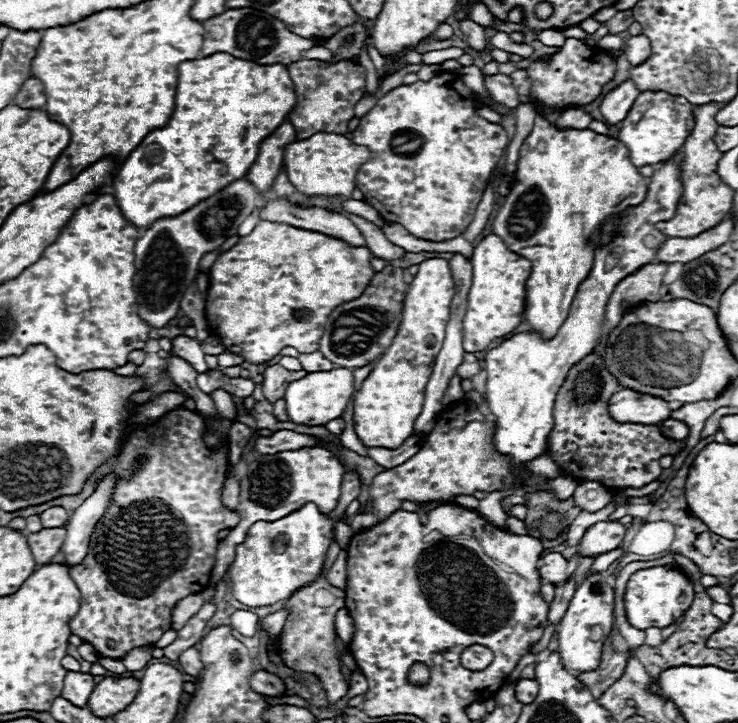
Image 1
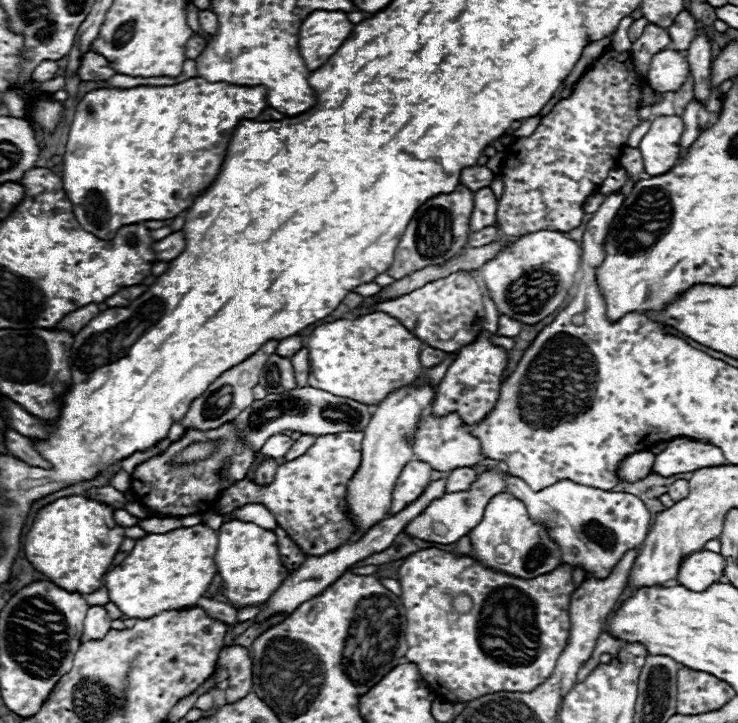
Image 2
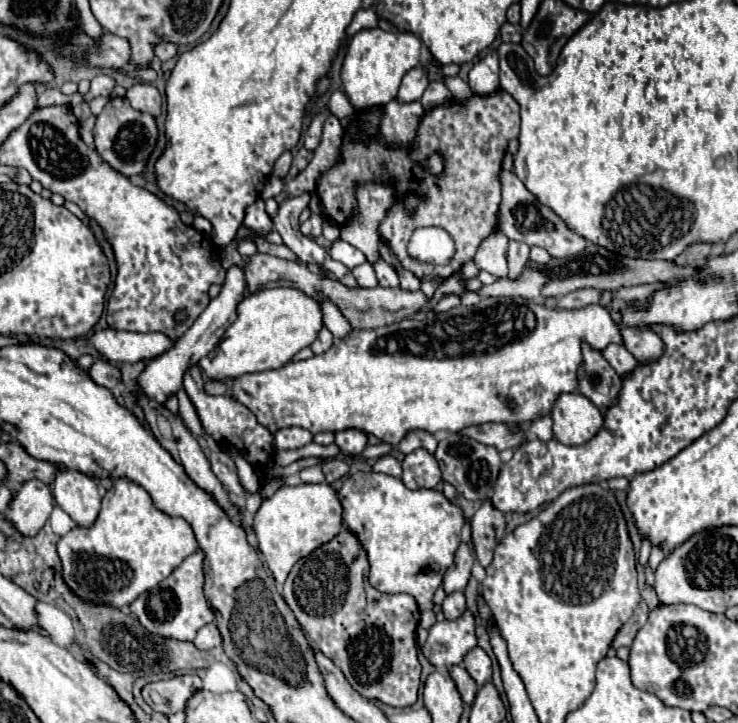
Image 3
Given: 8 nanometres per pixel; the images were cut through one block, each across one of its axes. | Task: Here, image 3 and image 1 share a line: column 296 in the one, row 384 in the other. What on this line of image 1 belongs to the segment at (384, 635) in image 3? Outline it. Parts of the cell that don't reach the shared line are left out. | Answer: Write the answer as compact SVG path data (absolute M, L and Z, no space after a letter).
M590 352L570 368L554 402L554 428L546 446L564 476L572 476L578 482L600 482L606 488L642 488L662 474L662 456L676 456L684 450L684 440L662 436L656 424L616 422L608 414L608 400L620 388L614 376L604 376L604 360L596 352Z

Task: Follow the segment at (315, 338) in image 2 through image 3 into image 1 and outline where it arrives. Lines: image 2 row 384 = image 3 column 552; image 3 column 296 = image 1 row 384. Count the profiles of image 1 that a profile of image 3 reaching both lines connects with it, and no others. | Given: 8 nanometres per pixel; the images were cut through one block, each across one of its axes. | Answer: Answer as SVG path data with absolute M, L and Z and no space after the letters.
M440 258L426 260L408 284L402 306L402 322L390 348L376 360L372 372L354 394L354 430L364 446L396 448L414 432L414 422L422 412L424 388L432 374L432 364L442 348L454 282L450 264Z

